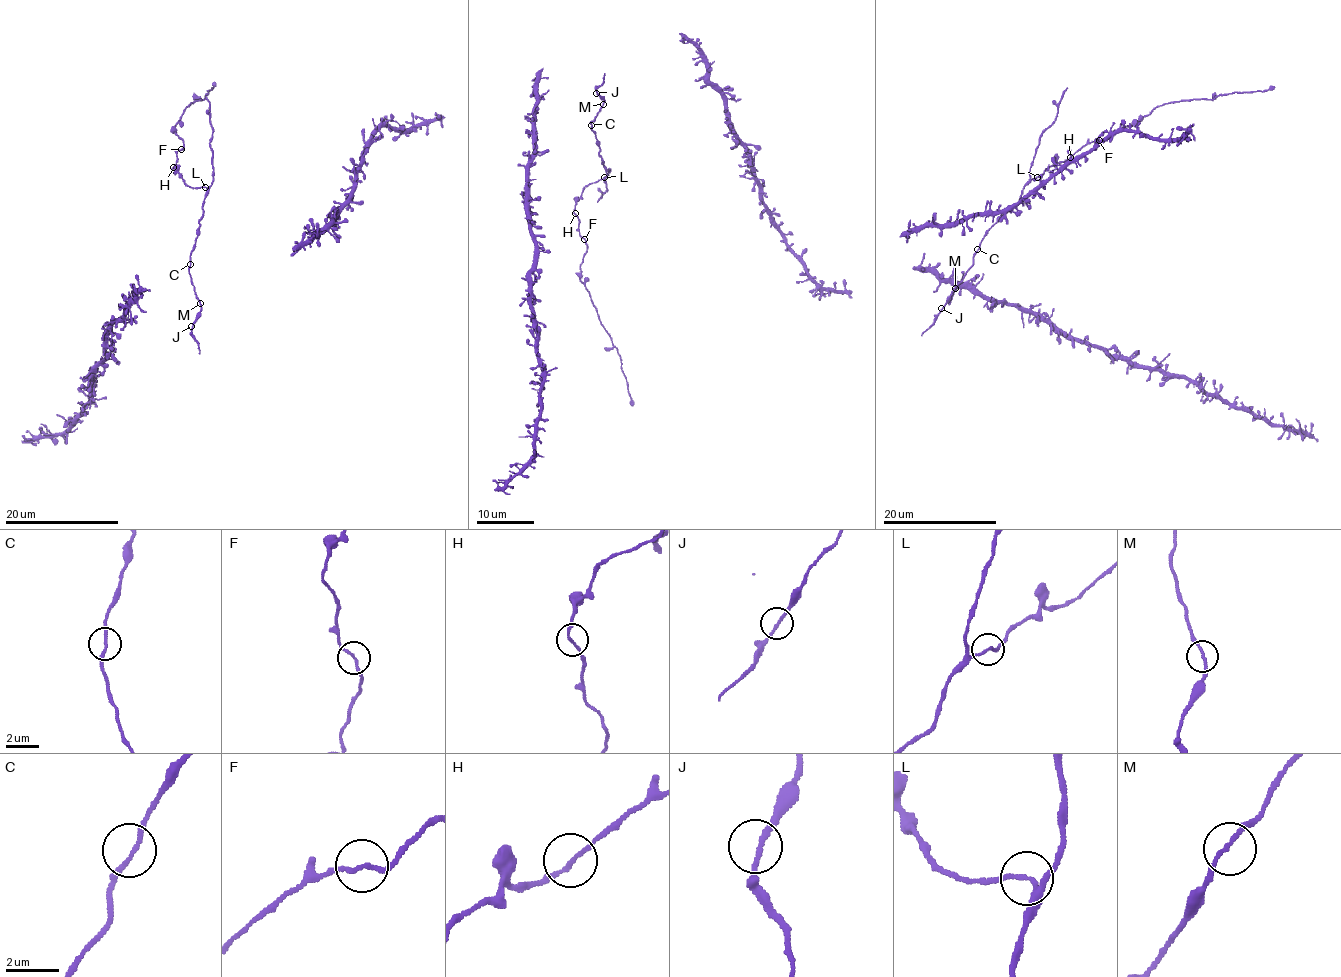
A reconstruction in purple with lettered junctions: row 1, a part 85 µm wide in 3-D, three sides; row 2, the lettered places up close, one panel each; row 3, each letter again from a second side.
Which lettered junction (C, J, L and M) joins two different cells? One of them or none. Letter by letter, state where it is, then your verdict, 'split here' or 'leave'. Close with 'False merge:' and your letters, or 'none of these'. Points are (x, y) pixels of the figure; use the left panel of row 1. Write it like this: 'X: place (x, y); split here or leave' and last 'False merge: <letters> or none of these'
C: place (190, 264); leave
J: place (191, 326); leave
L: place (205, 187); leave
M: place (200, 303); leave
False merge: none of these

